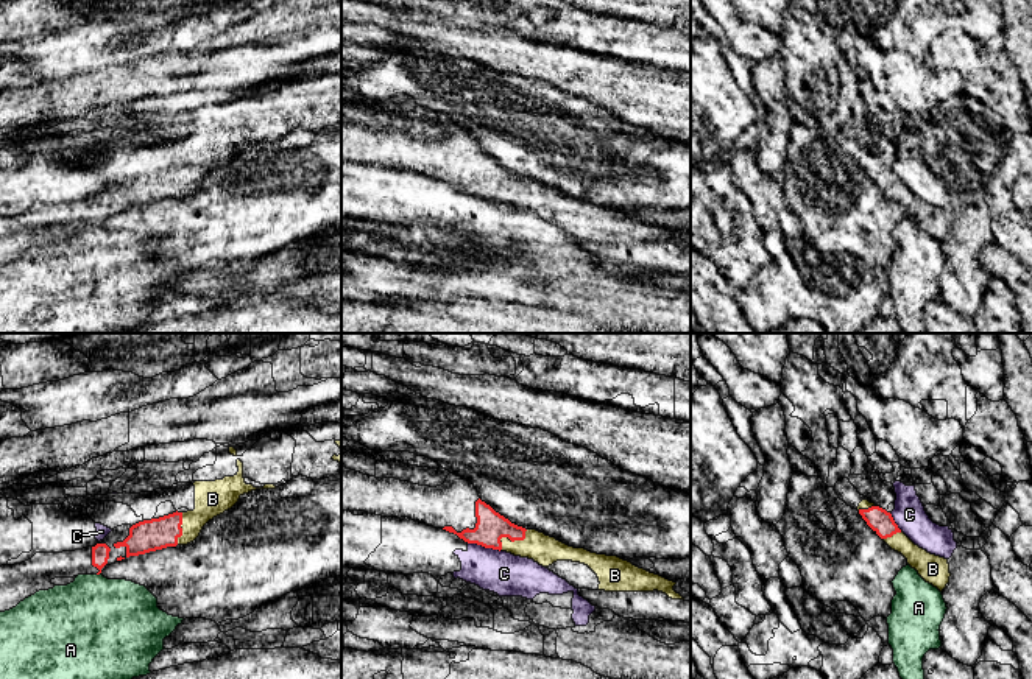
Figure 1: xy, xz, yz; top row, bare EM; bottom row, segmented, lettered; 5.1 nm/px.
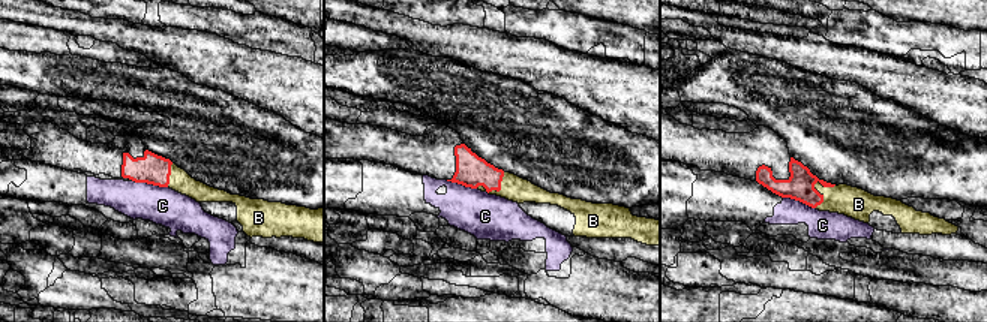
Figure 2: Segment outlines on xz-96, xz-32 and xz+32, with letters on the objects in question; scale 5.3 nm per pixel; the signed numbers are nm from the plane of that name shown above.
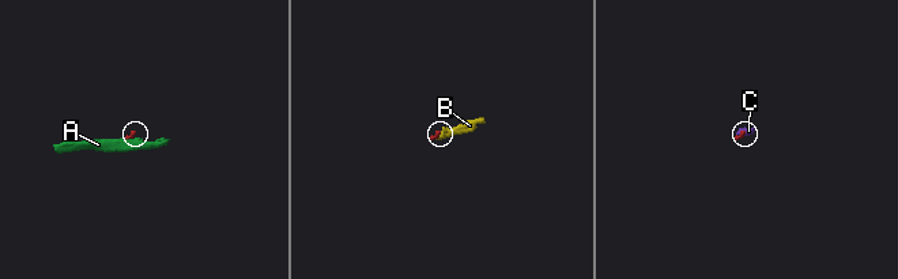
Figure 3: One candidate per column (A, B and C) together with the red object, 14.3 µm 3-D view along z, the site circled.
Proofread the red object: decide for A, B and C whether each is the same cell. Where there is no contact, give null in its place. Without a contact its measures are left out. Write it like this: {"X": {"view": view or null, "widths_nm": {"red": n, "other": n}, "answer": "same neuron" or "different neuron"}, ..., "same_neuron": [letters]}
{"A": {"view": "xy", "widths_nm": {"red": 100, "other": 480}, "answer": "different neuron"}, "B": {"view": "xz", "widths_nm": {"red": 160, "other": 150}, "answer": "same neuron"}, "C": {"view": "xz", "widths_nm": {"red": 160, "other": 220}, "answer": "different neuron"}, "same_neuron": ["B"]}

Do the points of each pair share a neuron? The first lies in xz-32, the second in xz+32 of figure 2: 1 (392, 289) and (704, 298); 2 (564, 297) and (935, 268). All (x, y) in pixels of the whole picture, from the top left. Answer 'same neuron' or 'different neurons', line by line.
1: different neurons
2: different neurons

